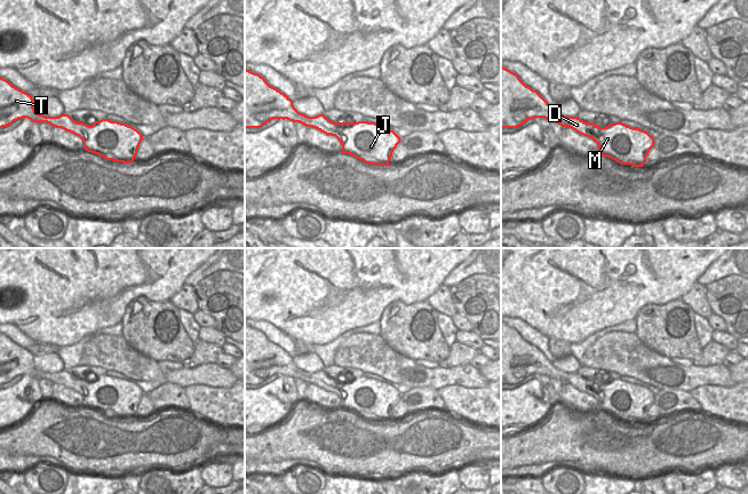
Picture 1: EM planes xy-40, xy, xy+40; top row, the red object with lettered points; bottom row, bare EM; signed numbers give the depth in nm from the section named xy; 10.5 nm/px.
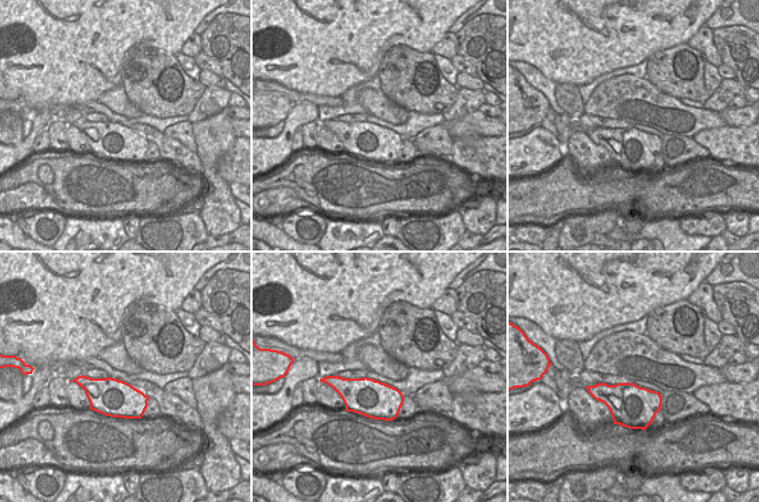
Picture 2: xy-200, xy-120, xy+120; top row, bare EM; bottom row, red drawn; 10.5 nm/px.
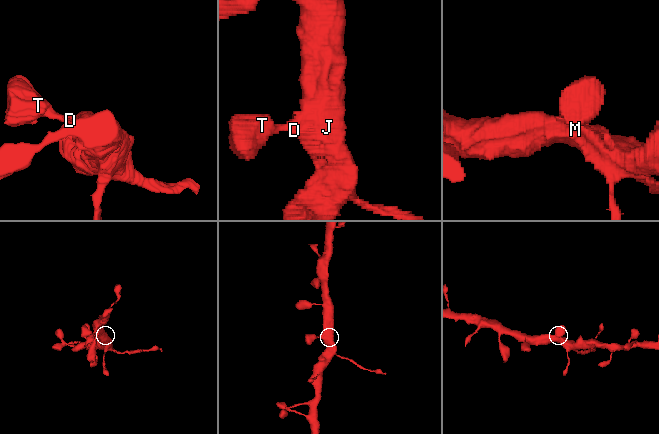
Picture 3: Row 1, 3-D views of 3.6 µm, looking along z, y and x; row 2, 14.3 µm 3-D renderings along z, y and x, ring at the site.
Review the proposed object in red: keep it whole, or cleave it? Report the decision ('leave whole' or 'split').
leave whole

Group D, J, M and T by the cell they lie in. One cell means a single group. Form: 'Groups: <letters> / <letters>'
Groups: D J M T

